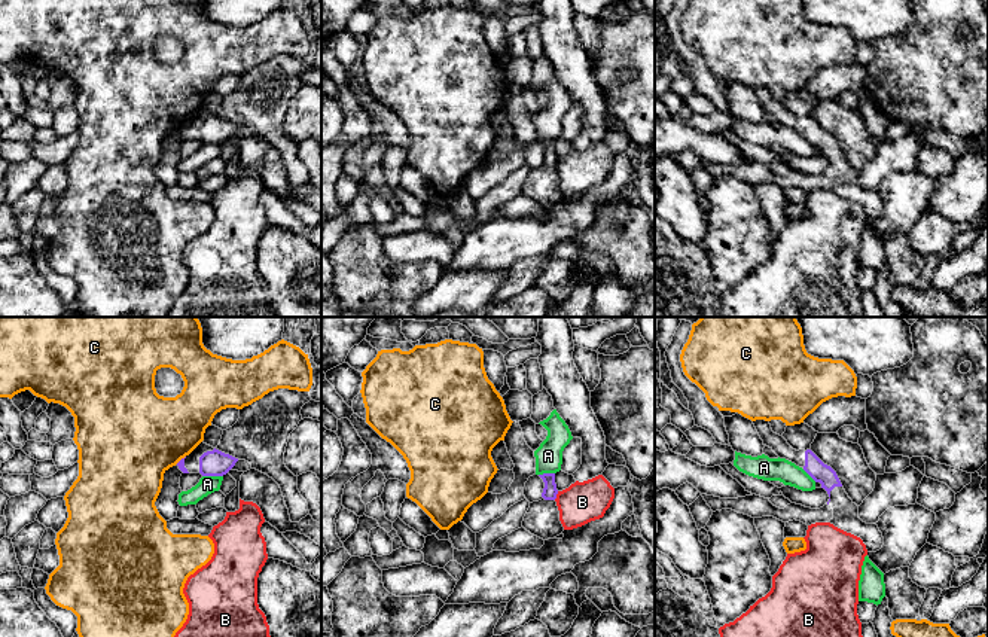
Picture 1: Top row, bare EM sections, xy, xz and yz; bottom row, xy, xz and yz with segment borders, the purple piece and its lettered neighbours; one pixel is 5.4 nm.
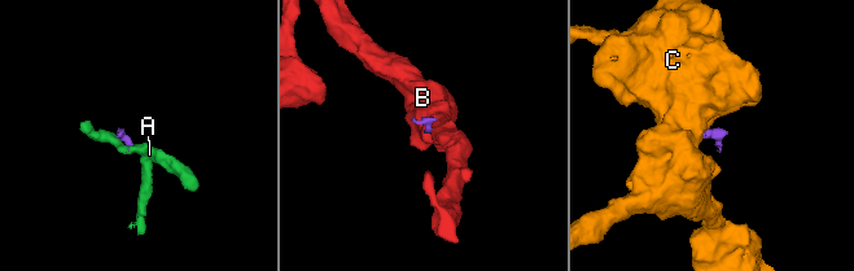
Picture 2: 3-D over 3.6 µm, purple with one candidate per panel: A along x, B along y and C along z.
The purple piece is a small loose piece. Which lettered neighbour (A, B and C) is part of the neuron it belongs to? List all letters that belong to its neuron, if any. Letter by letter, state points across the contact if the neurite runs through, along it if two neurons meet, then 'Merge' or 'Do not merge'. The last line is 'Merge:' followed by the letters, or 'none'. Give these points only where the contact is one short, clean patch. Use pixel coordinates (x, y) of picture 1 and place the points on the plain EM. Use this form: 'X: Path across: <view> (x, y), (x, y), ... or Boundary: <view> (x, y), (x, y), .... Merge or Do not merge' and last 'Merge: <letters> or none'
A: Boundary: xy (203, 142), (222, 143). Do not merge
B: Boundary: xz (558, 158), (554, 165). Do not merge
C: Boundary: xy (185, 122), (176, 130). Do not merge
Merge: none

